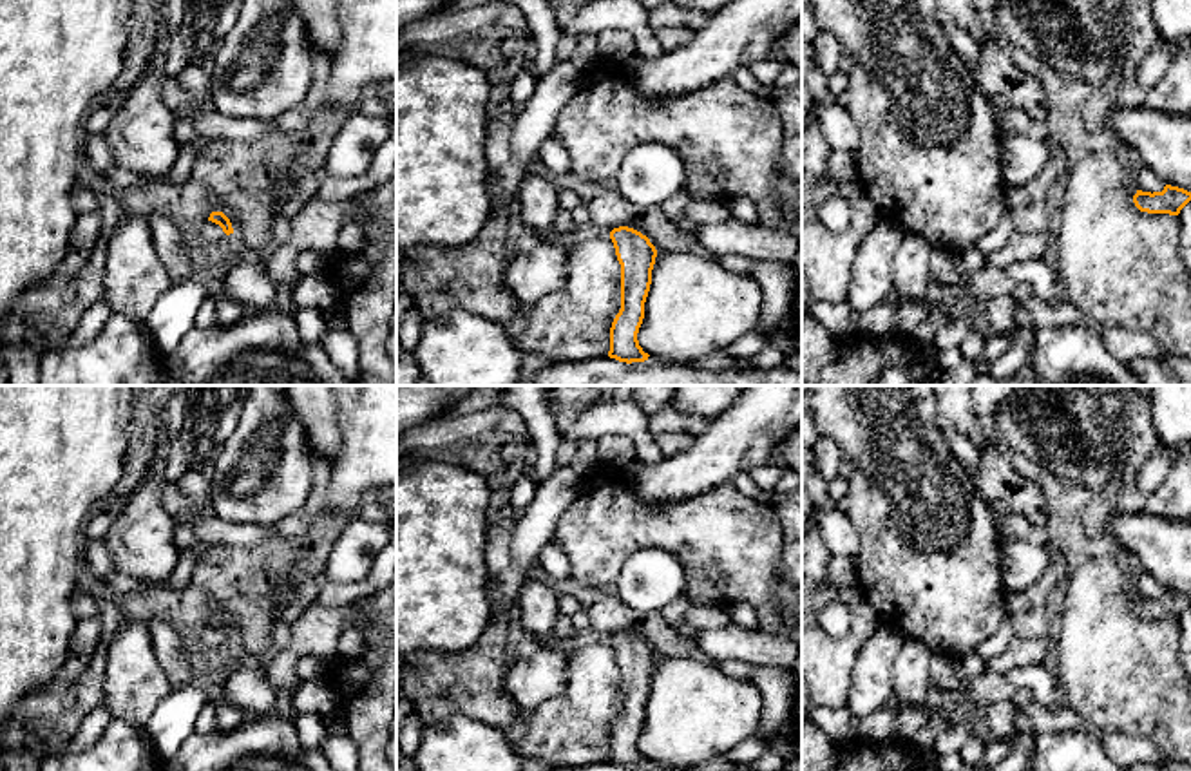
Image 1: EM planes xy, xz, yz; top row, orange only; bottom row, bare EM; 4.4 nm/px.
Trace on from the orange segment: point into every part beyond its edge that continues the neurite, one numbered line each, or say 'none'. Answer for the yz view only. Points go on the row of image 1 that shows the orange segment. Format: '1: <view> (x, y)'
none

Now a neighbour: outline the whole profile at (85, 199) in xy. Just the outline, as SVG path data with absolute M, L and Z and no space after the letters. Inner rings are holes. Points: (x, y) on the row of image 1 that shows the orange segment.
M76 186L72 194L72 205L78 214L89 214L100 206L100 188L98 186Z

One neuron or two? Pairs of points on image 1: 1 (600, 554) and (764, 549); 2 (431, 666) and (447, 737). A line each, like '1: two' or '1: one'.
1: one
2: two

